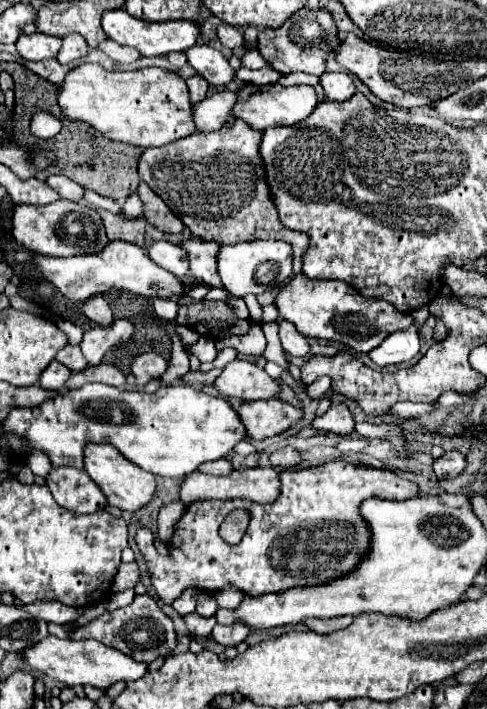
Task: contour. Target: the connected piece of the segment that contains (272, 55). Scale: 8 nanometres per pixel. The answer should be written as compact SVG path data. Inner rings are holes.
M299 10L295 12L281 28L271 30L265 28L259 32L259 44L257 50L267 60L269 66L279 70L281 74L291 72L307 72L313 76L321 76L325 72L325 58L331 50L335 50L341 44L339 30L335 28L335 22L327 10Z

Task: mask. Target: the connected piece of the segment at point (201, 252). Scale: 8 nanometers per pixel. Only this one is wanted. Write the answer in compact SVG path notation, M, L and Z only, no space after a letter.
M201 238L183 240L181 246L183 246L183 250L187 250L189 274L193 278L197 278L199 282L213 284L213 288L221 288L219 274L217 274L219 246L215 246L215 242L207 242L207 240L201 240Z

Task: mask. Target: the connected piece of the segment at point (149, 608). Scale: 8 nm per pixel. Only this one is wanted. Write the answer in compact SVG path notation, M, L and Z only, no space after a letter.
M137 594L129 606L113 610L113 612L105 612L103 616L87 622L85 626L75 628L71 638L73 640L93 638L97 642L113 646L113 648L121 650L123 654L127 654L139 662L147 662L147 664L151 664L157 658L171 656L177 646L177 634L173 630L171 618L157 606L157 602L149 594Z

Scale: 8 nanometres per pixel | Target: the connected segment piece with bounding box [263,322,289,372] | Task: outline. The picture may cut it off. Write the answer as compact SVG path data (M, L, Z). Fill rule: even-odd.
M275 322L265 324L265 326L263 326L263 332L265 332L265 336L267 336L267 350L263 352L263 358L269 360L269 362L279 364L285 372L289 372L289 360L287 360L283 348L281 348L281 342L279 342L279 334L277 334Z

